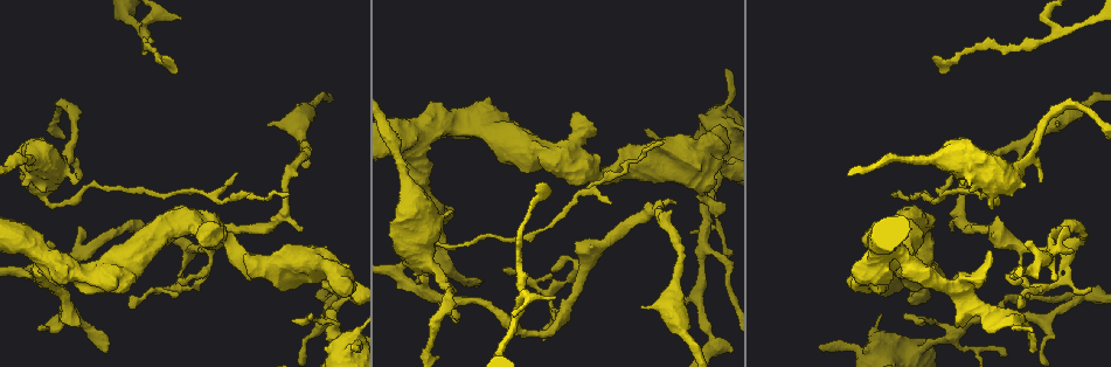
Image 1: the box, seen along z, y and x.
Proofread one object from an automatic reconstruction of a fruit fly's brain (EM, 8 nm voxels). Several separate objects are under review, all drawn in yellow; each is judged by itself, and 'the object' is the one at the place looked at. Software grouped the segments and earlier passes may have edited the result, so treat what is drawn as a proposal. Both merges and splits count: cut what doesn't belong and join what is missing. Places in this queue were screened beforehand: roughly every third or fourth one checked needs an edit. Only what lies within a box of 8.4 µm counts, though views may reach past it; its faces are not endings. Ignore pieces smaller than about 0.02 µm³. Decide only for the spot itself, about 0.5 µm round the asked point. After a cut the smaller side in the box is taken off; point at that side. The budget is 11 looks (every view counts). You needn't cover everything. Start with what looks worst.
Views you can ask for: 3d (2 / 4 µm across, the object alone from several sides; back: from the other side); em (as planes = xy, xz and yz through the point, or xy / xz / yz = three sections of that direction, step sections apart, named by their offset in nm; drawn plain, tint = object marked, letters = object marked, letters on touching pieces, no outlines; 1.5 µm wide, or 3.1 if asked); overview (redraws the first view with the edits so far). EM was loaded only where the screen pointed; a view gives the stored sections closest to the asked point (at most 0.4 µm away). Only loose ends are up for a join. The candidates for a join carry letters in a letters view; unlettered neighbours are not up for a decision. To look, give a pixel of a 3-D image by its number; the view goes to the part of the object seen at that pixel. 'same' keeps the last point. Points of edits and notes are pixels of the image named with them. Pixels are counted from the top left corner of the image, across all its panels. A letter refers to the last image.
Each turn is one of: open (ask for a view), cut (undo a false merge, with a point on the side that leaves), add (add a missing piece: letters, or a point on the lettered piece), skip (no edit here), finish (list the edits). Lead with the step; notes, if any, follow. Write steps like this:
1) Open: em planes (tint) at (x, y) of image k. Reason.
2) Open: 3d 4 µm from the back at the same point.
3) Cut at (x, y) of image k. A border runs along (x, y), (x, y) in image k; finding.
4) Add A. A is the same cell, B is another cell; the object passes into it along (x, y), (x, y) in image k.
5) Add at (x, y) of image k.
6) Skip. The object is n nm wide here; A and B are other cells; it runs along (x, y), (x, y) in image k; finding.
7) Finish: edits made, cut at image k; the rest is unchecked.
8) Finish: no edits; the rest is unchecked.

Open: 3d 4 µm at (988, 251) of image 1. Branch stops here.

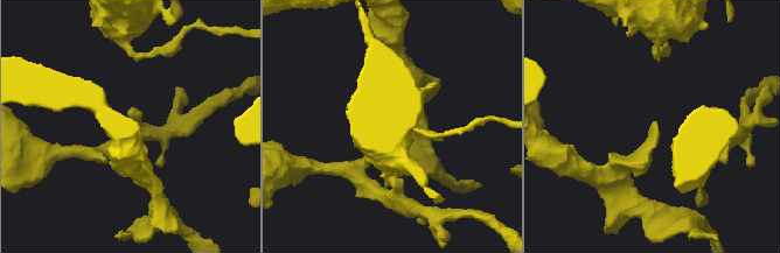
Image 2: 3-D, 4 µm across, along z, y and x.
Open: em planes (letters) at (653, 123) of image 2. Now the EM.

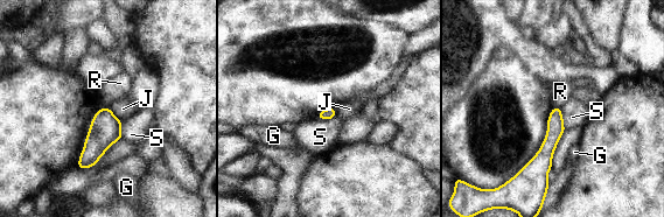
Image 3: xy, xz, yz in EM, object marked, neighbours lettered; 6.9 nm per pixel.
Skip. G, J, R and S are other cells; it runs along (557, 110), (540, 180) in image 3; none of them fits.

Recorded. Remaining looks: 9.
Open: em yz step 4 (letters) at (303, 167) of image 1. An open end.

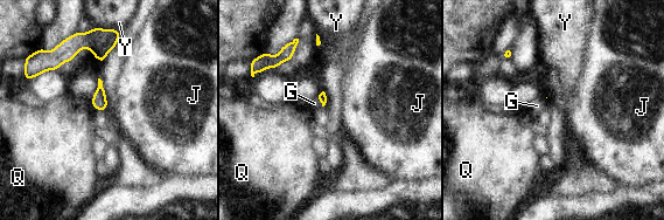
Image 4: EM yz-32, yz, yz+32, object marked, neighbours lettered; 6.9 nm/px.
Open: em planes (letters) at the same point.

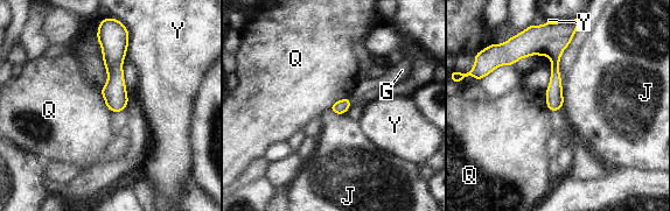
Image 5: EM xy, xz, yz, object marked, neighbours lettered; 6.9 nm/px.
Skip. G, J, Q and Y are other cells; none of them fits.

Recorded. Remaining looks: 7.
Open: em planes (plain) at (723, 211) of image 1. Branch stops here.

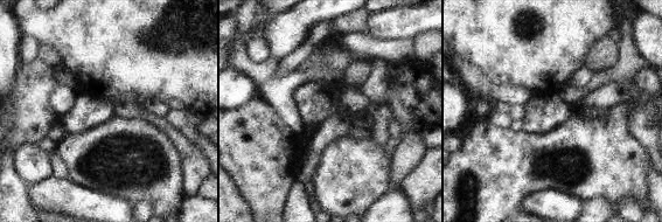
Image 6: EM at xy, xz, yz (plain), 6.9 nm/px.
Open: em planes (letters) at the same point. What lies round it.

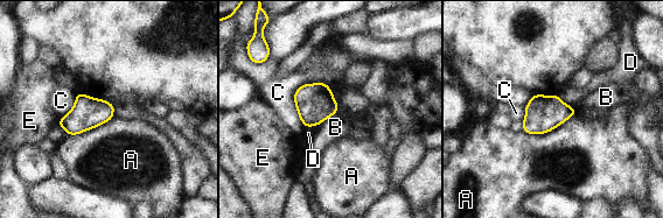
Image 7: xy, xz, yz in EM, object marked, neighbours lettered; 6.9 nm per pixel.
Skip. The object is 220 nm wide here; A, B, C, D and E are other cells; a border runs along (336, 113), (318, 125) in image 7; none of them fits.

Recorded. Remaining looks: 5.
Open: 3d 4 µm at (701, 114) of image 1. Stops while still wide.

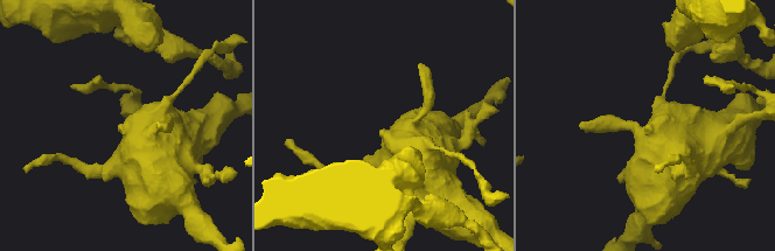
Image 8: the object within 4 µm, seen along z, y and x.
Open: em planes (tint) at (647, 124) of image 8. Now the EM.

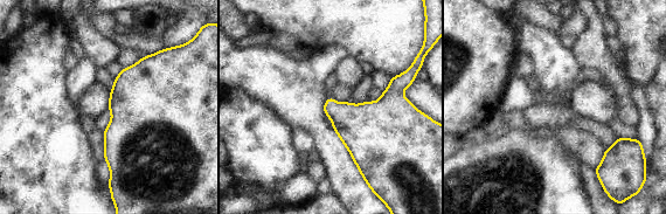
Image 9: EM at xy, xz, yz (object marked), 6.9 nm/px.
Open: em planes (letters) at the same point. What lies round it.

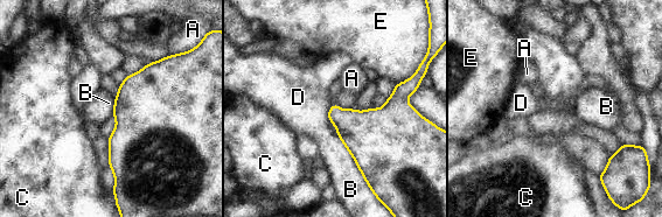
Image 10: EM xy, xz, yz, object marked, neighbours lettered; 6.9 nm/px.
Skip. The longest contact is with B, 420 nm; A, B, C, D and E are other cells; no lettered piece goes on from it.

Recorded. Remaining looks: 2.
Finish: no edits; the rest is unchecked.

